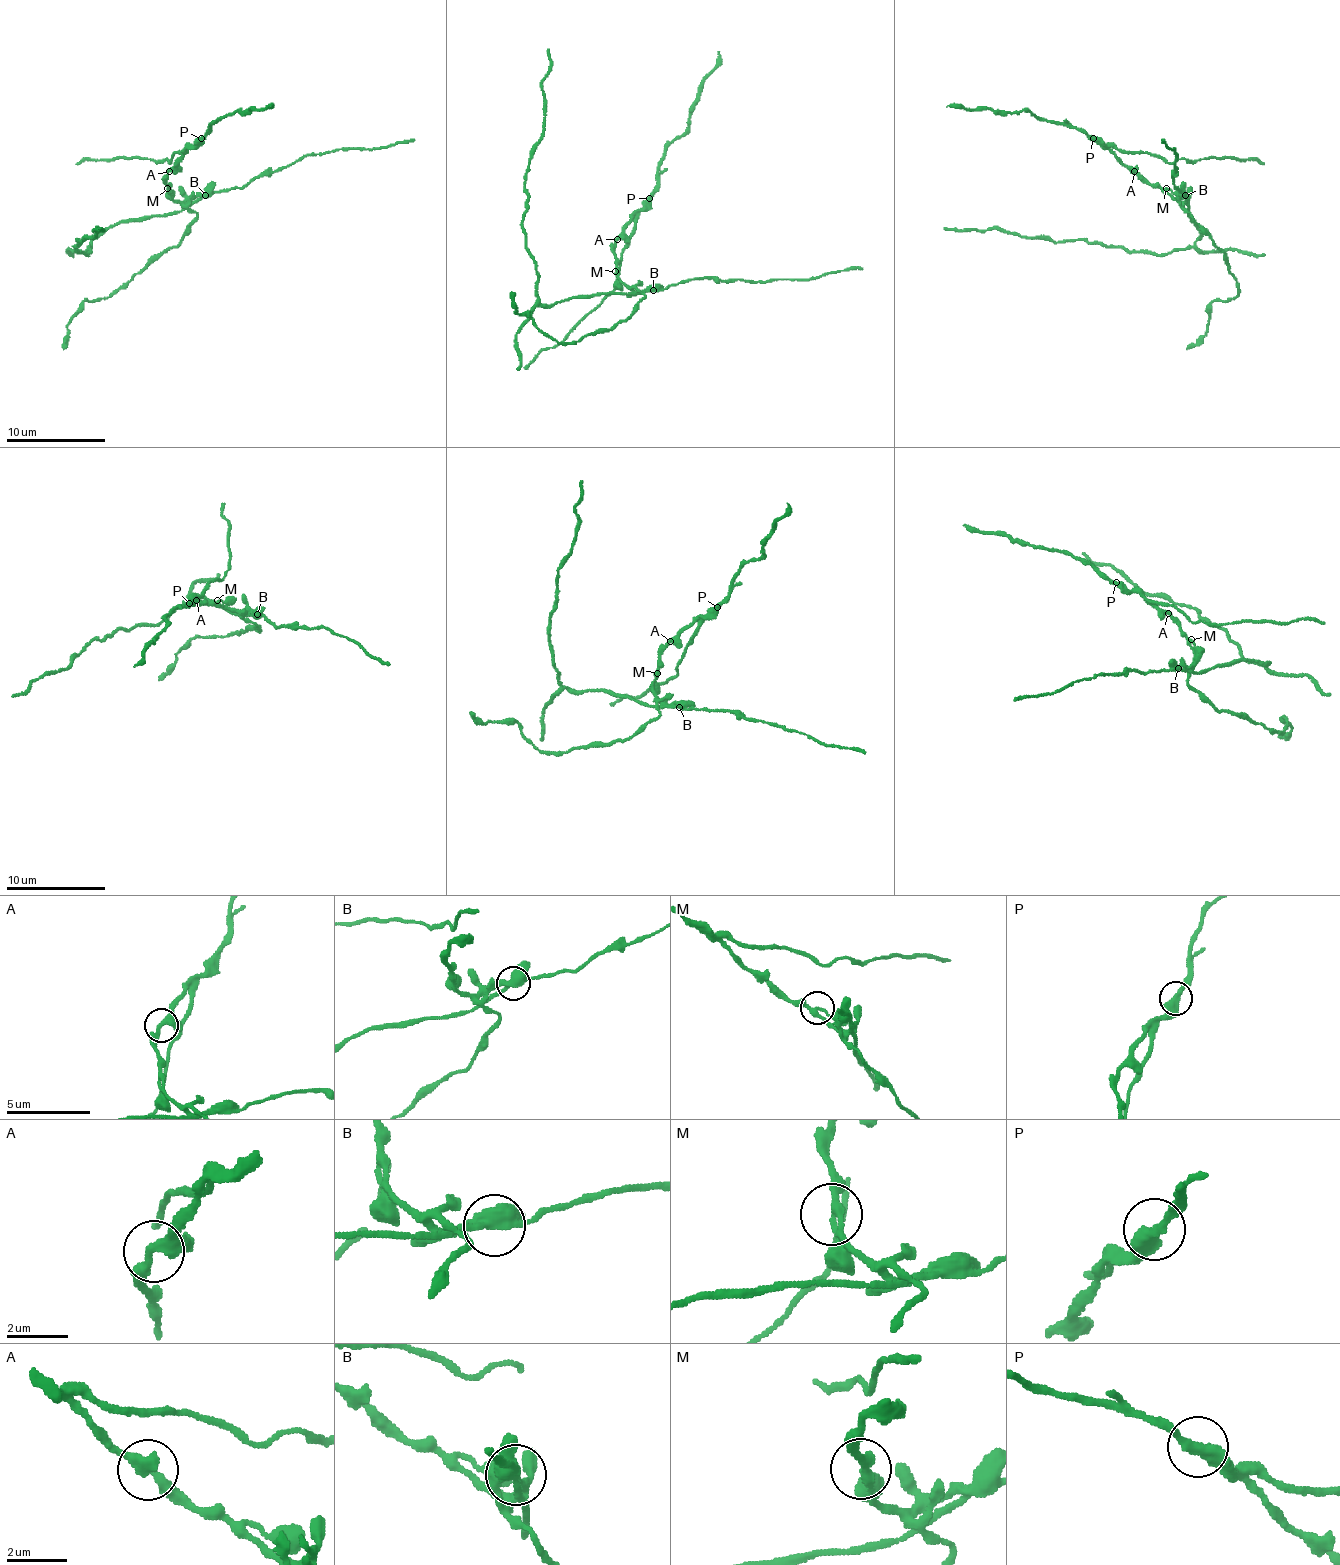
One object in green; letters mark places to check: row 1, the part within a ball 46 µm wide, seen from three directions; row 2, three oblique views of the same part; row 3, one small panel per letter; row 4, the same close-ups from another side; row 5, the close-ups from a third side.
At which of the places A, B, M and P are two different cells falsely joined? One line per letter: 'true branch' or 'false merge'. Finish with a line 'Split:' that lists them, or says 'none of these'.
A: true branch
B: false merge
M: true branch
P: false merge
Split: B, P

